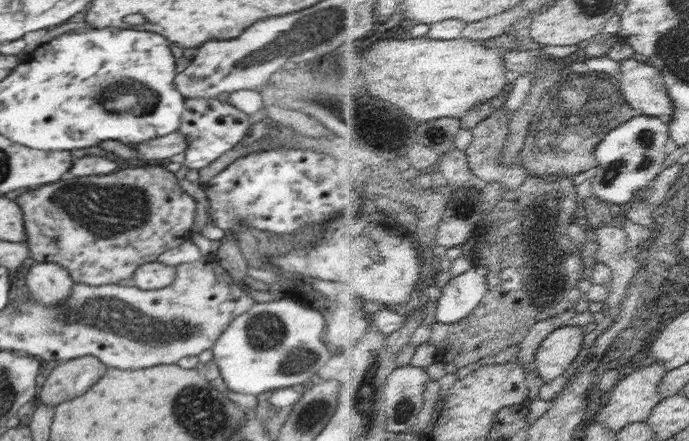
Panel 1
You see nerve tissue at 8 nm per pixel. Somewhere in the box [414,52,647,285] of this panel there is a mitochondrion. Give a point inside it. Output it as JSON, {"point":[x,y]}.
{"point":[577,114]}

